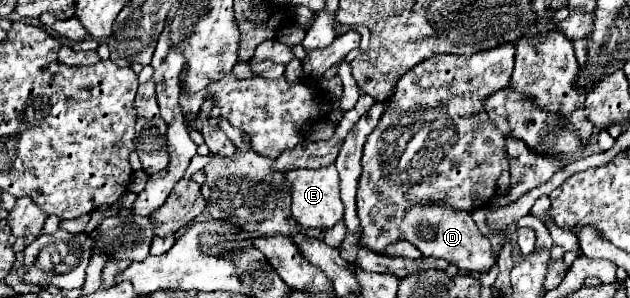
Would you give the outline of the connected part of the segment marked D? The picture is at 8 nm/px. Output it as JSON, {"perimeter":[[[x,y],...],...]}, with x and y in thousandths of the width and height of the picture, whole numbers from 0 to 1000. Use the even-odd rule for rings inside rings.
{"perimeter":[[[657,685],[644,705],[635,752],[635,792],[654,812],[670,859],[705,866],[714,886],[724,886],[733,913],[771,913],[787,872],[781,859],[781,826],[771,792],[756,765],[746,711],[727,711],[708,685]]]}

